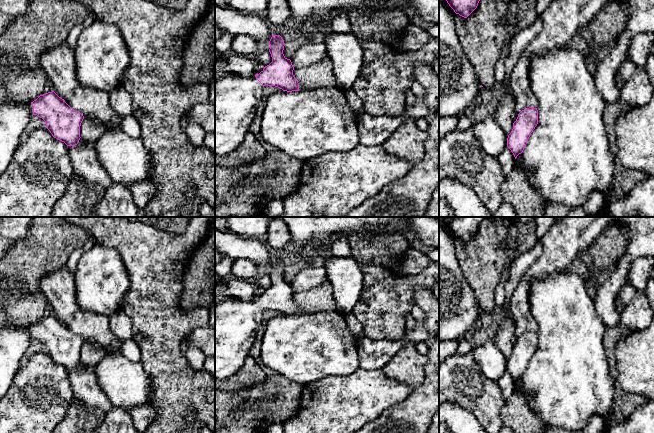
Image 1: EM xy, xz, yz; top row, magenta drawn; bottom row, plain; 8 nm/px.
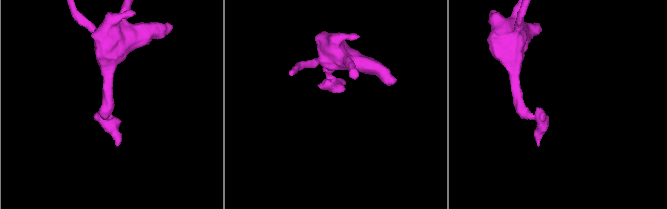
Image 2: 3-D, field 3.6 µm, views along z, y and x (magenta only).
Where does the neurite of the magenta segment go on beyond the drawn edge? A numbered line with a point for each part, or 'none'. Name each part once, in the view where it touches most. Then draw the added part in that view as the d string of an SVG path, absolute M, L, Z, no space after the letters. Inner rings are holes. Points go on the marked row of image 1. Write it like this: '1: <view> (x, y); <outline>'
1: xy (14, 116); M5 101L0 105L0 177L9 166L19 139L33 115L31 102Z

